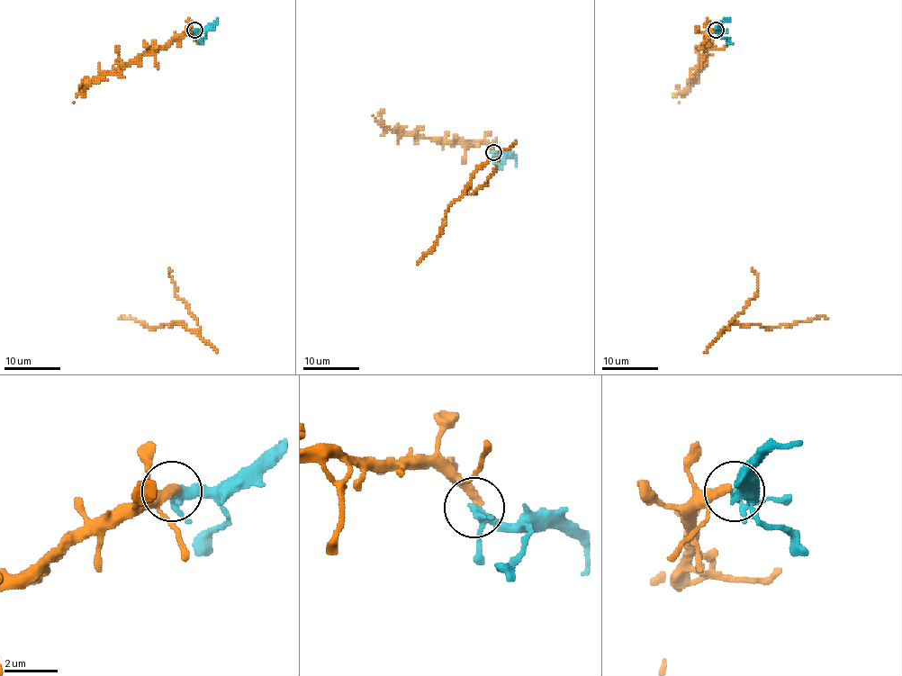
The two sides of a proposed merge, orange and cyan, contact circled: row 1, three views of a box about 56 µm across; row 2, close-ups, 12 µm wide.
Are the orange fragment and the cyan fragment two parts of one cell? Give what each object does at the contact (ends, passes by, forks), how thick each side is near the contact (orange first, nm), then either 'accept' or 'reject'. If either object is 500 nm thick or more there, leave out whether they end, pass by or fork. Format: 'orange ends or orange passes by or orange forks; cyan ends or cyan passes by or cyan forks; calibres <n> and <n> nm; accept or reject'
orange ends; cyan forks; calibres 360 and 240 nm; accept

